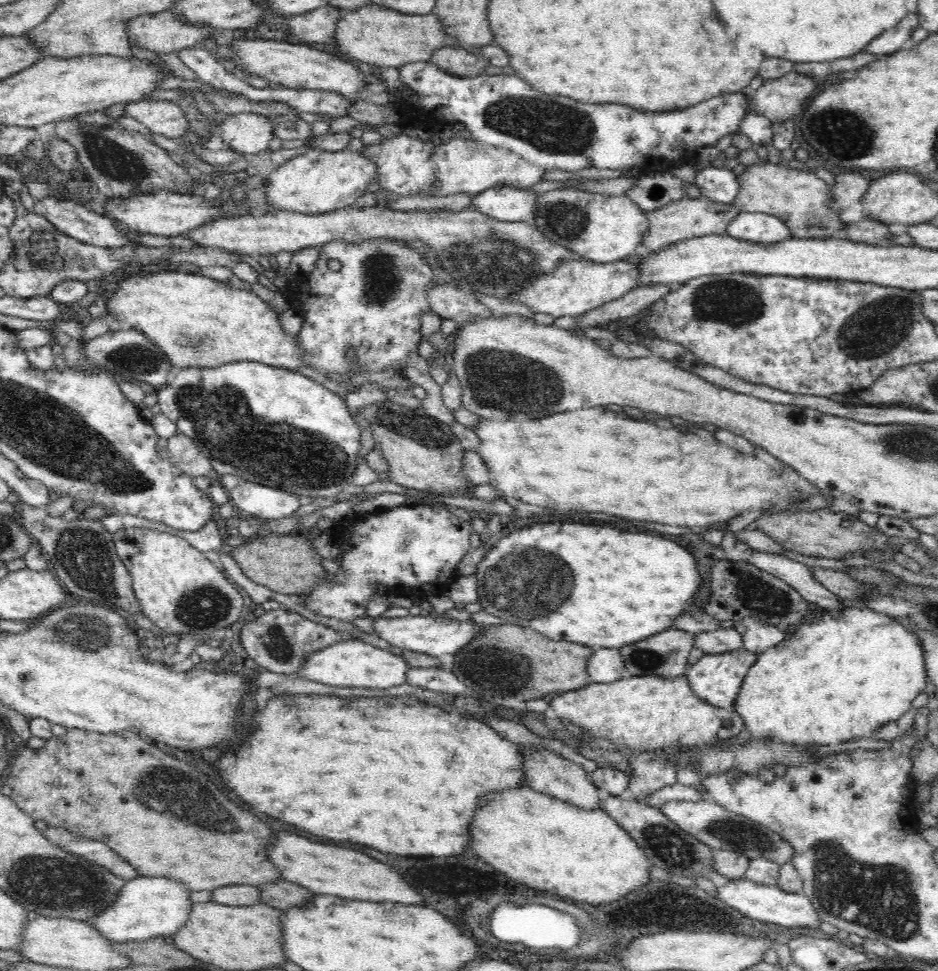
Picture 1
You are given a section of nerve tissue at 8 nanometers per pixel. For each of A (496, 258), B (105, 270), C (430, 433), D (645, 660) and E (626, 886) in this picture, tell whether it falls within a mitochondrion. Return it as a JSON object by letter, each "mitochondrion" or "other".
{"A":"mitochondrion","B":"other","C":"mitochondrion","D":"mitochondrion","E":"other"}

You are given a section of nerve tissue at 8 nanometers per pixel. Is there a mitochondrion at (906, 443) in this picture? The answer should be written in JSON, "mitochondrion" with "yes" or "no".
{"mitochondrion":"yes"}

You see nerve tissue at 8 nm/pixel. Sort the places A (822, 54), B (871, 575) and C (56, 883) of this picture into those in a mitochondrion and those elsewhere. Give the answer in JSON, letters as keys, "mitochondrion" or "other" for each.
{"A":"other","B":"mitochondrion","C":"mitochondrion"}

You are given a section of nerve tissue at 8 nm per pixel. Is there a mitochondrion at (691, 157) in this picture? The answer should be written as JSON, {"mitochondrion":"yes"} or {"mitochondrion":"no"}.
{"mitochondrion":"no"}

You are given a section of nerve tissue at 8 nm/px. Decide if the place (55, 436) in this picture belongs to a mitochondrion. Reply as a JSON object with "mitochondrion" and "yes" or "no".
{"mitochondrion":"yes"}

